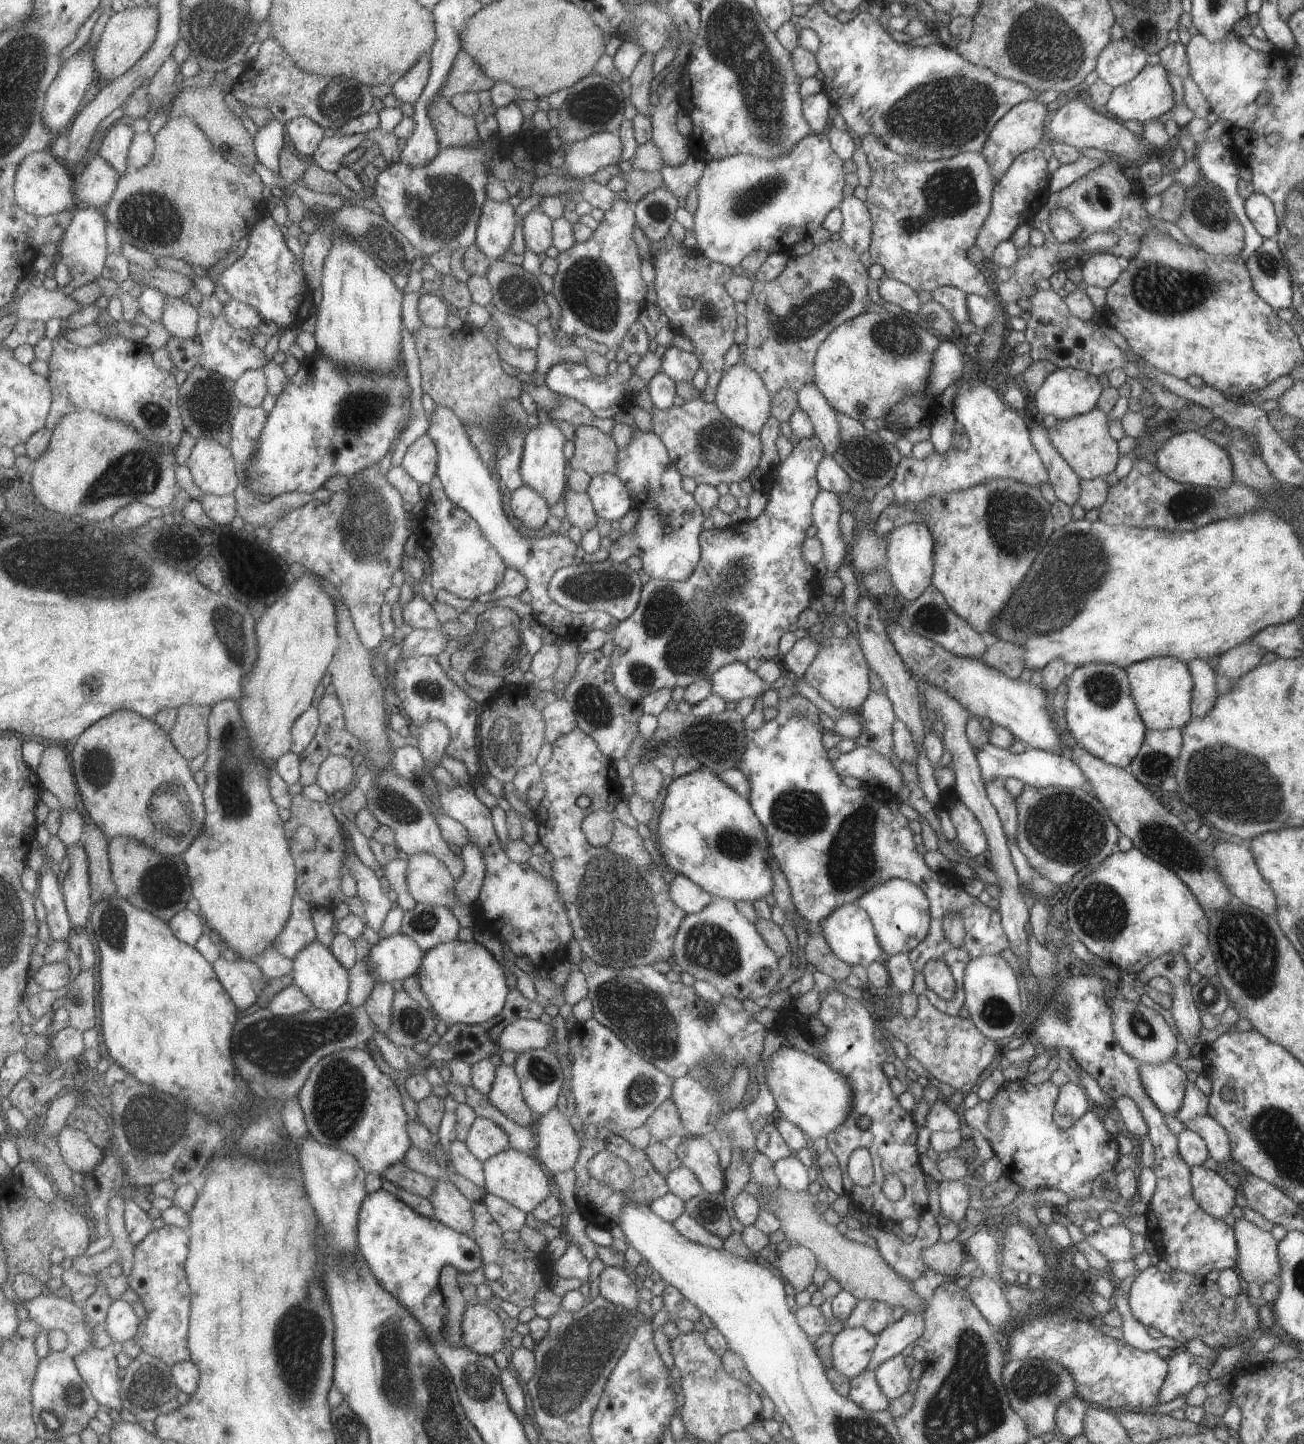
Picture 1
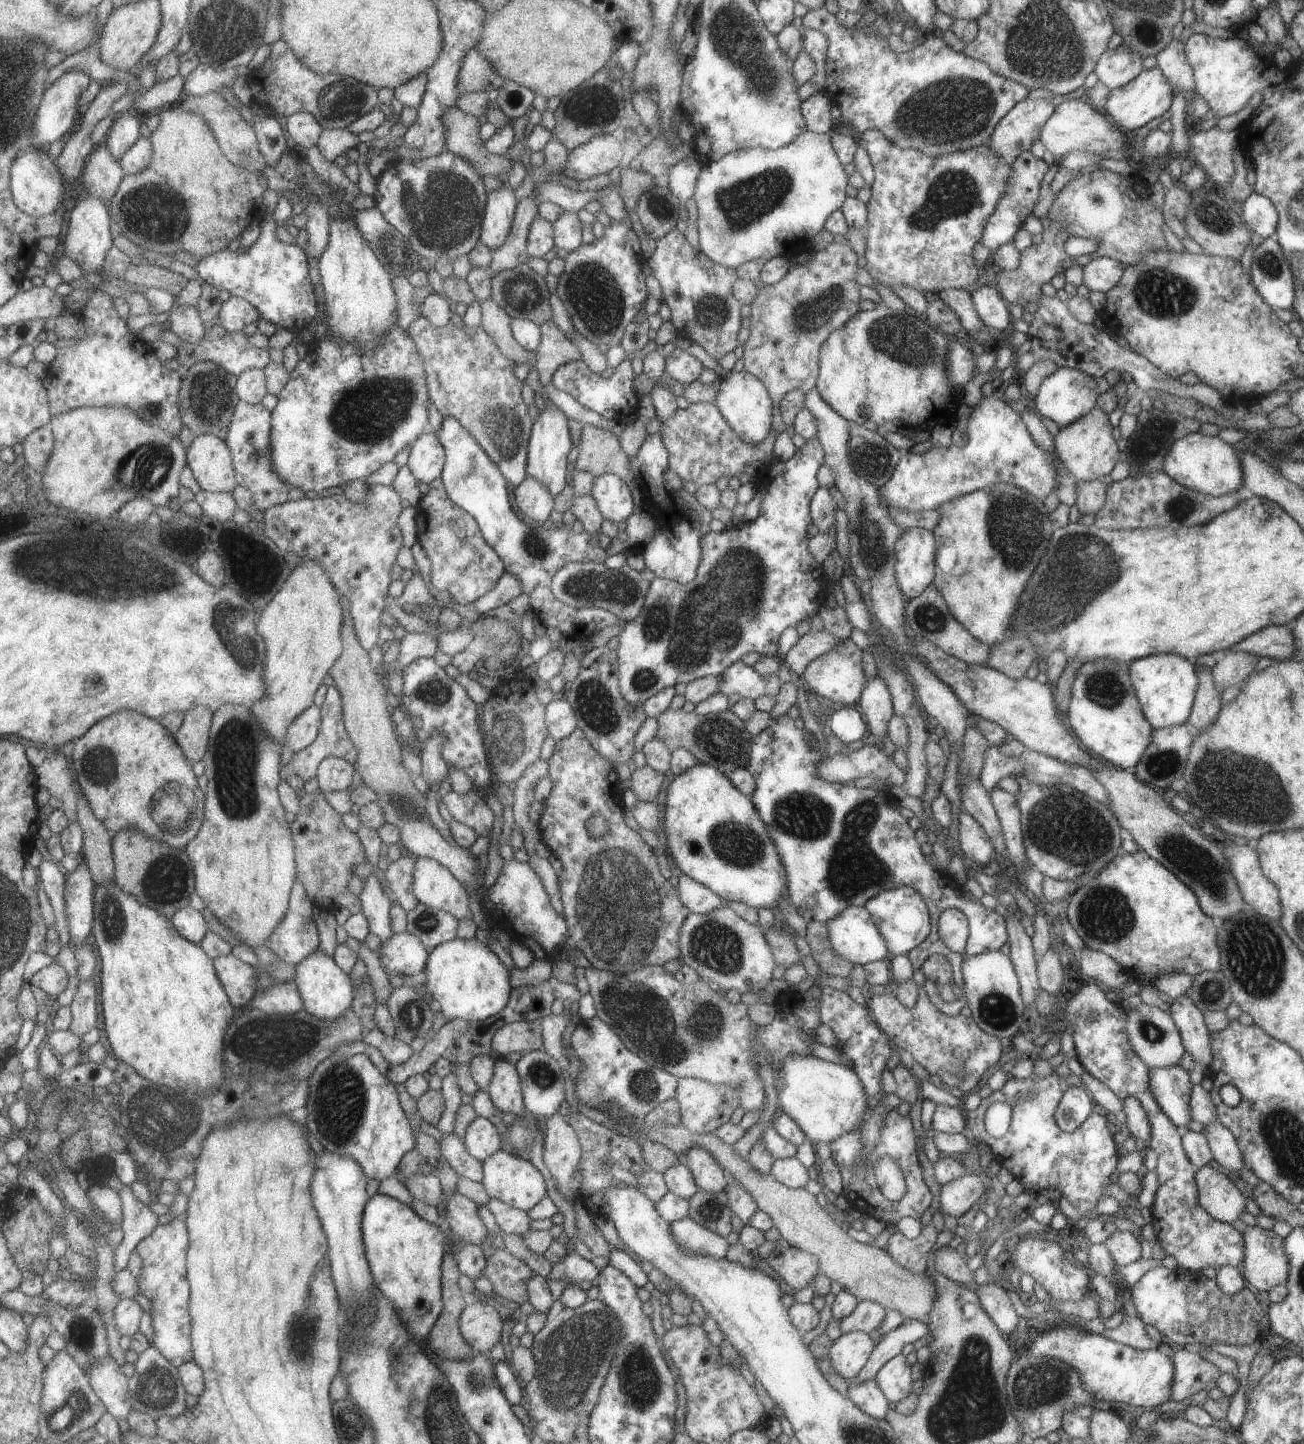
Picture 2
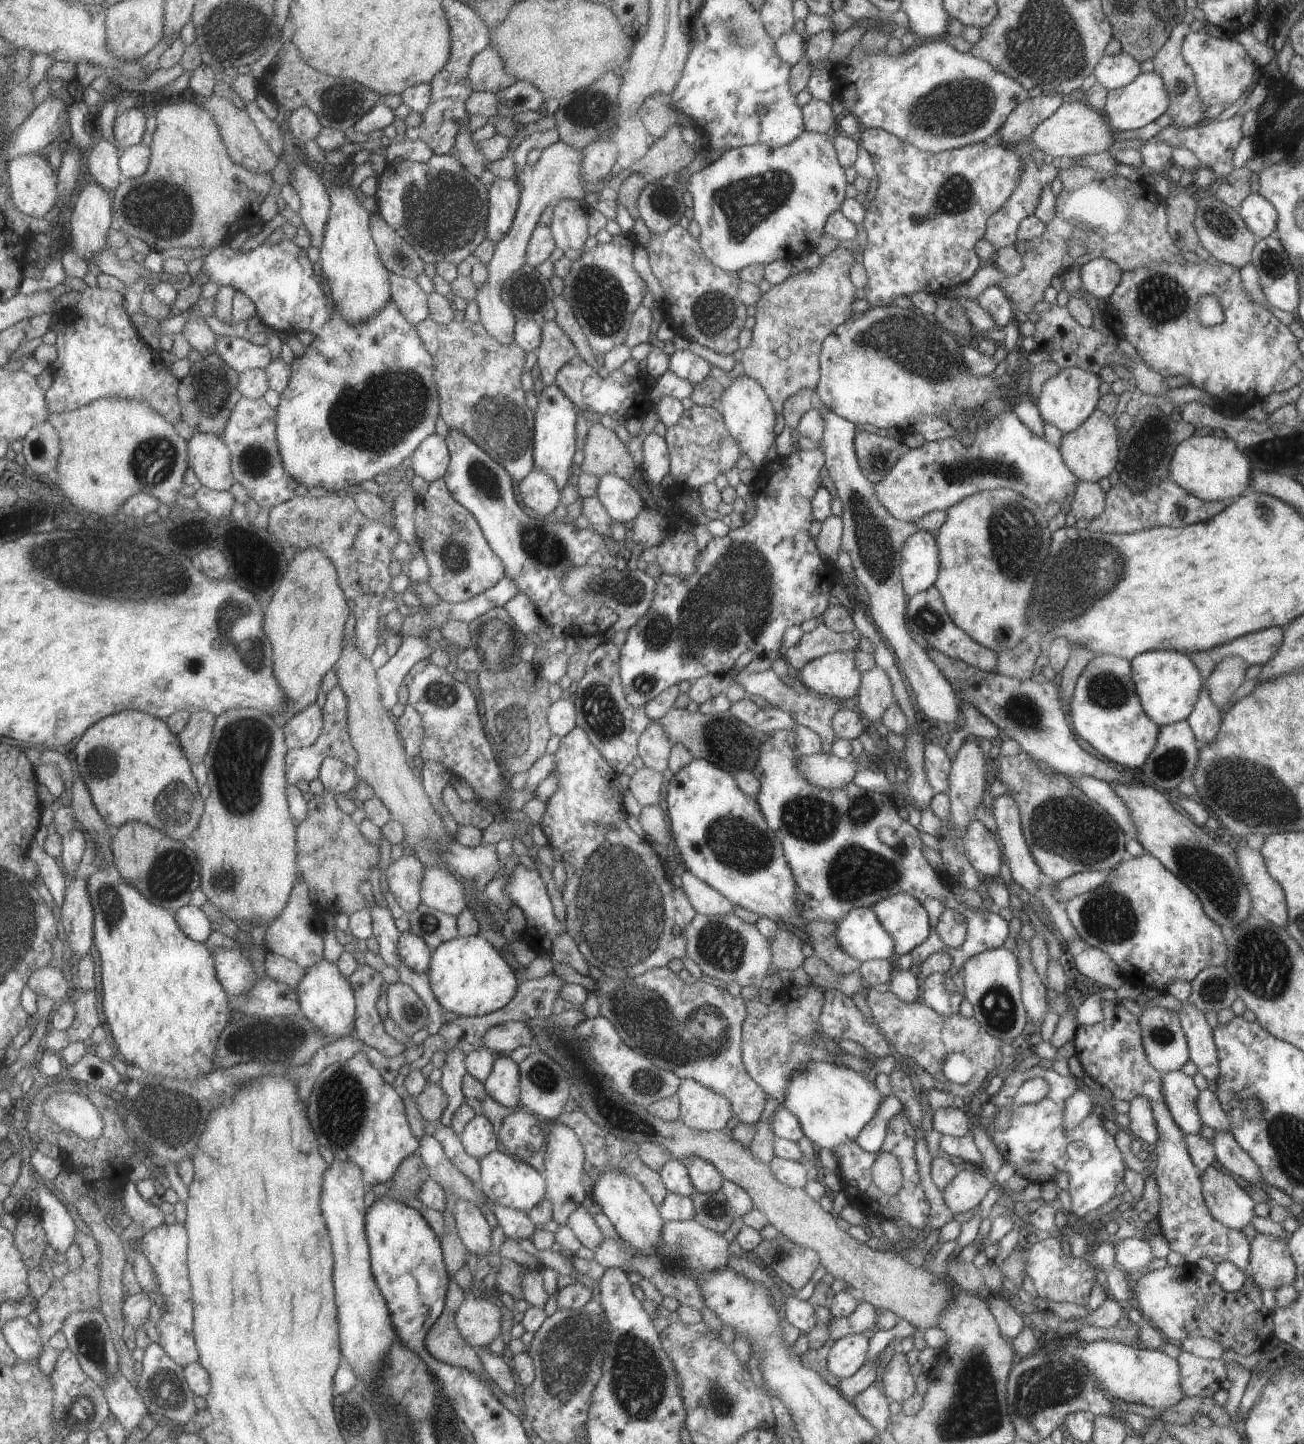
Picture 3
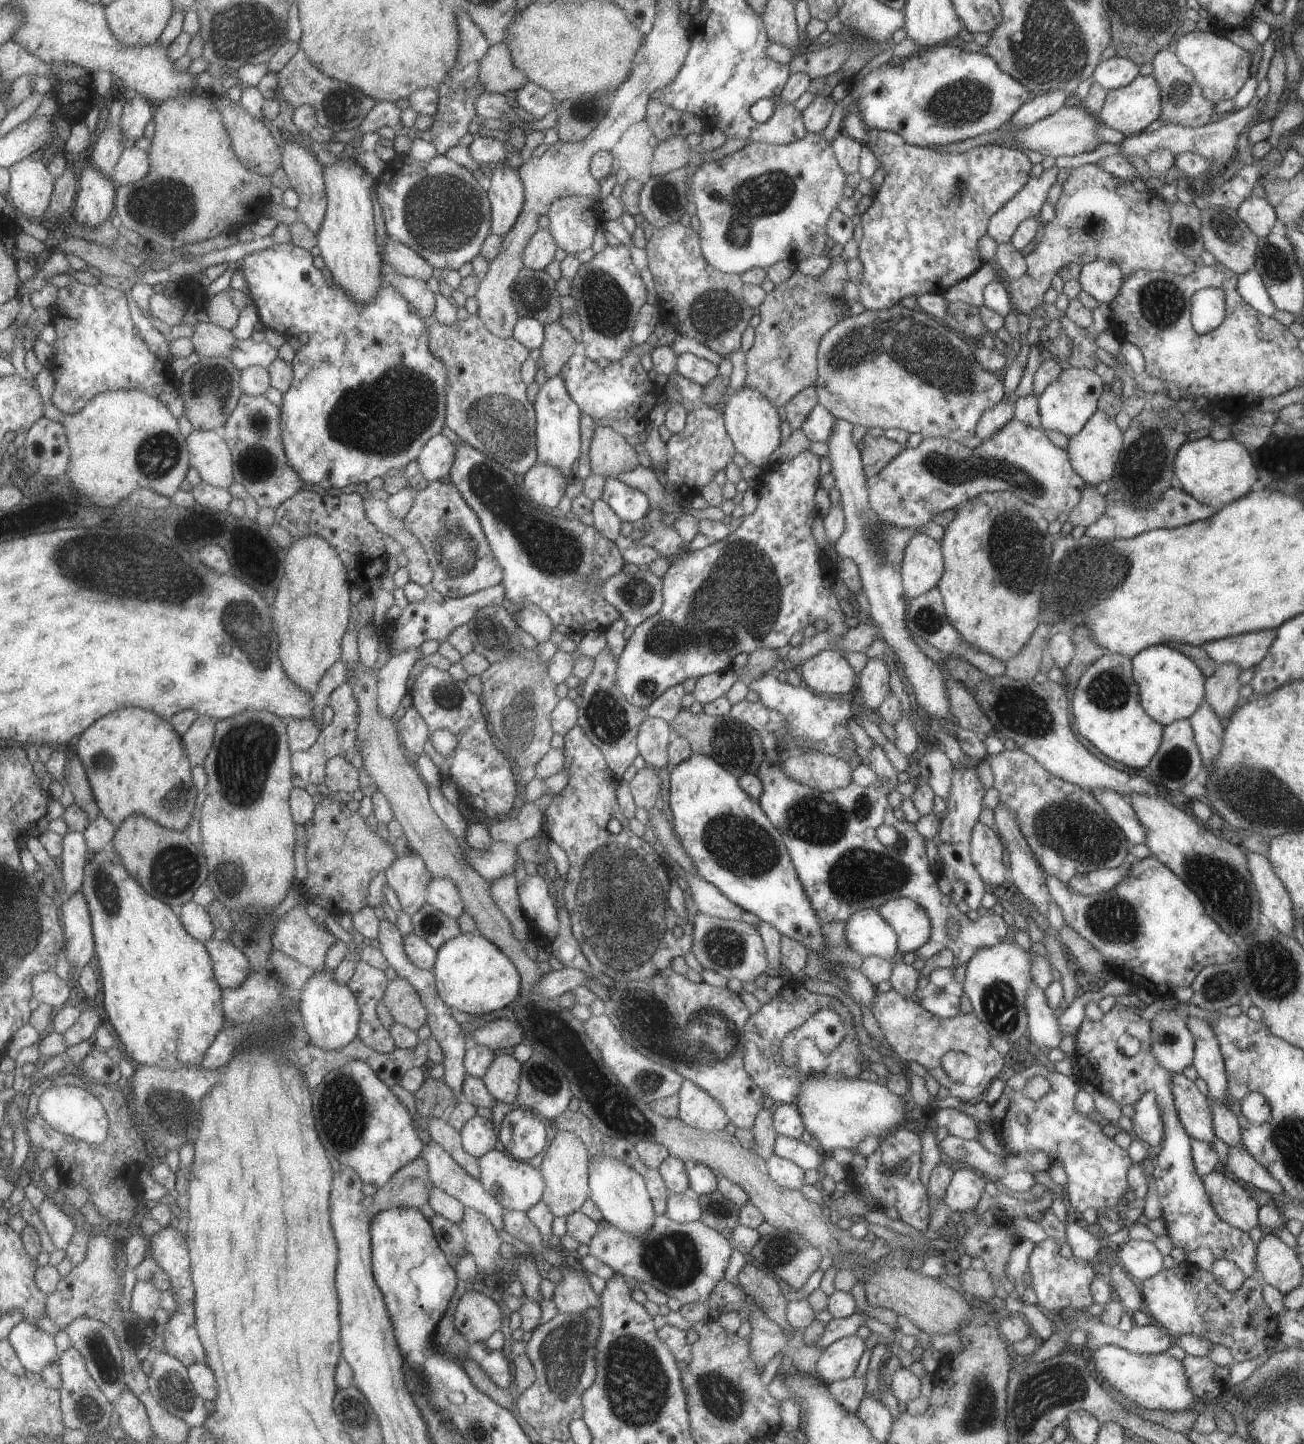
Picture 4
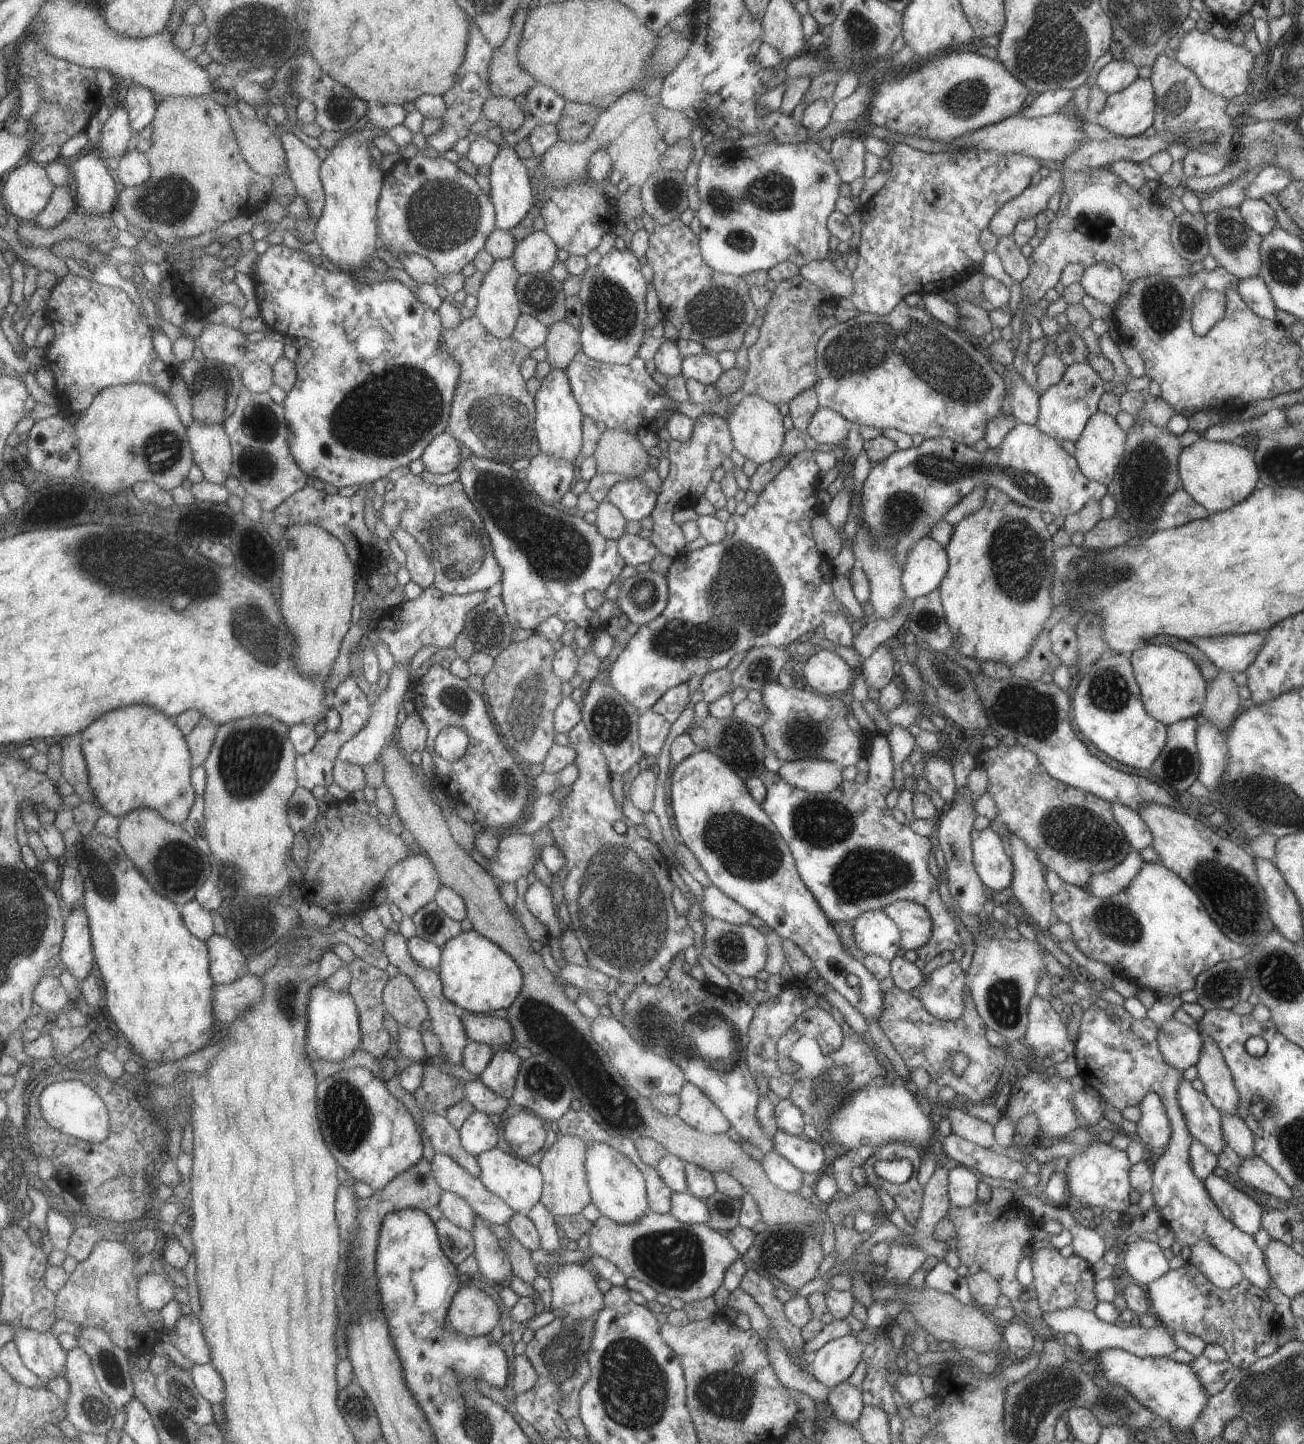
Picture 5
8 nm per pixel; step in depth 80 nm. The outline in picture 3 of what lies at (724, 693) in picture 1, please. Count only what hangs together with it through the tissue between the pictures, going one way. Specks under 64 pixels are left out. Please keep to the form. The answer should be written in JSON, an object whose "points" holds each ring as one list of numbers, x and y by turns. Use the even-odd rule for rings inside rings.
{"points":[[731,667,727,674,730,677,735,675,734,683,741,685,744,688,747,697,763,697,763,700,766,700,771,707,784,710,791,714,797,725,801,724,801,726,806,726,809,730,815,732,815,734,820,738,823,752,831,753,831,743,833,740,837,739,837,736,834,734,830,722,833,713,843,708,843,703,841,701,830,699,825,696,819,696,809,690,795,692,791,687,788,688,785,686,781,679,779,679,779,676,777,676,775,672,771,671,771,669,754,673,753,671,747,672,747,670,743,668,741,670,735,670]]}

